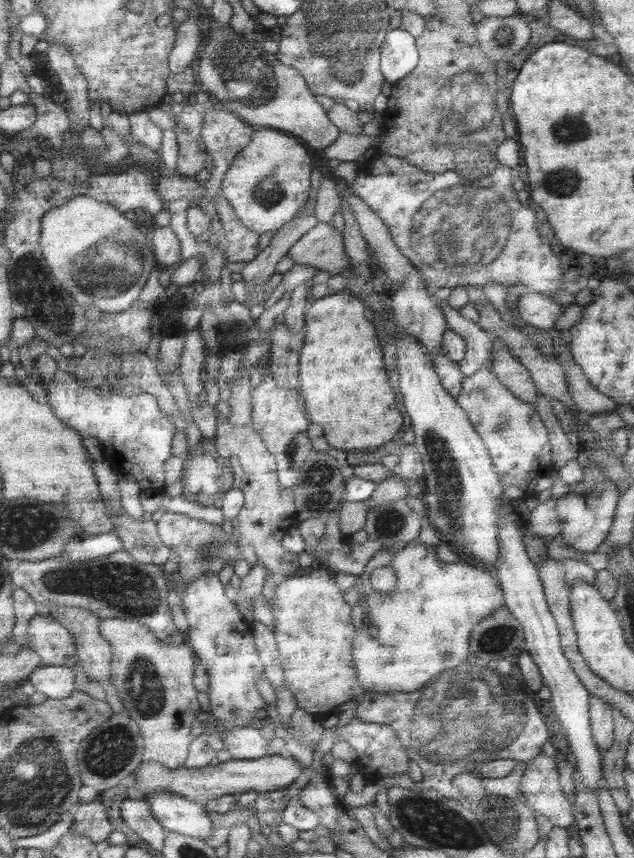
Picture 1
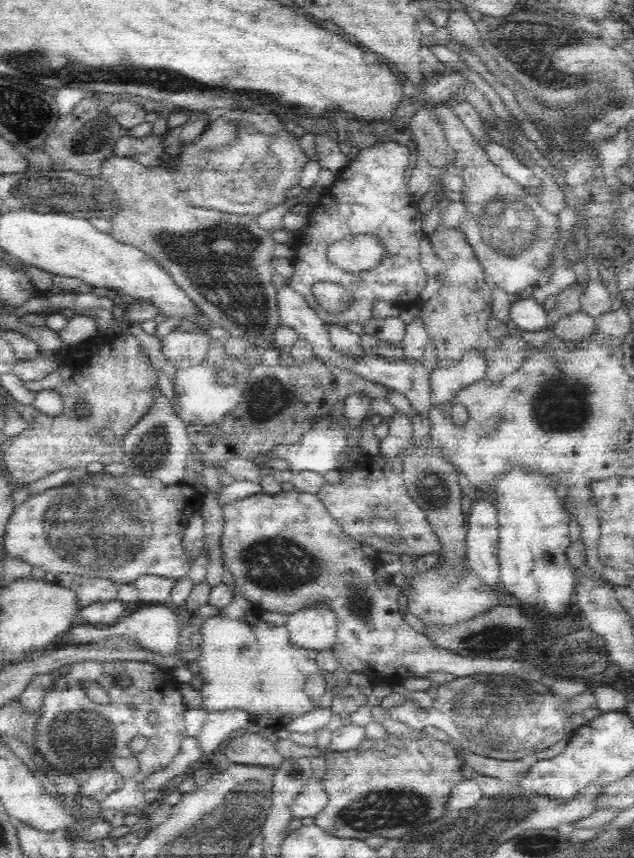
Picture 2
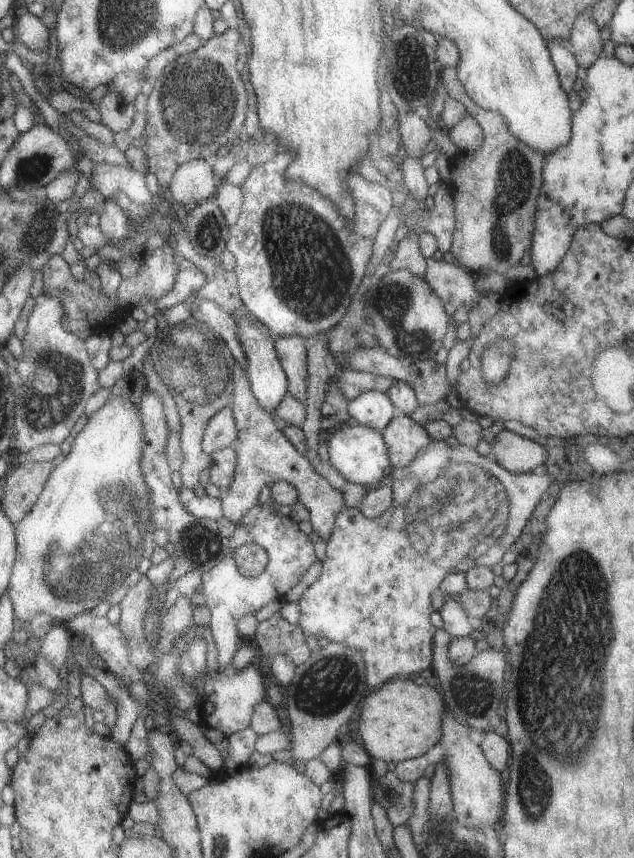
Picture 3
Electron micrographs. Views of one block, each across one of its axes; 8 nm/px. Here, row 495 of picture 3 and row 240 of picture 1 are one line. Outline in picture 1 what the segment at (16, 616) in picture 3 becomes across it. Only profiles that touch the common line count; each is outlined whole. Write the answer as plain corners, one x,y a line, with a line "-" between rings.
77,196
41,218
39,248
49,274
71,294
83,310
95,308
99,314
117,314
131,308
139,298
149,274
157,270
149,236
135,228
135,222
121,216
117,208
89,196

